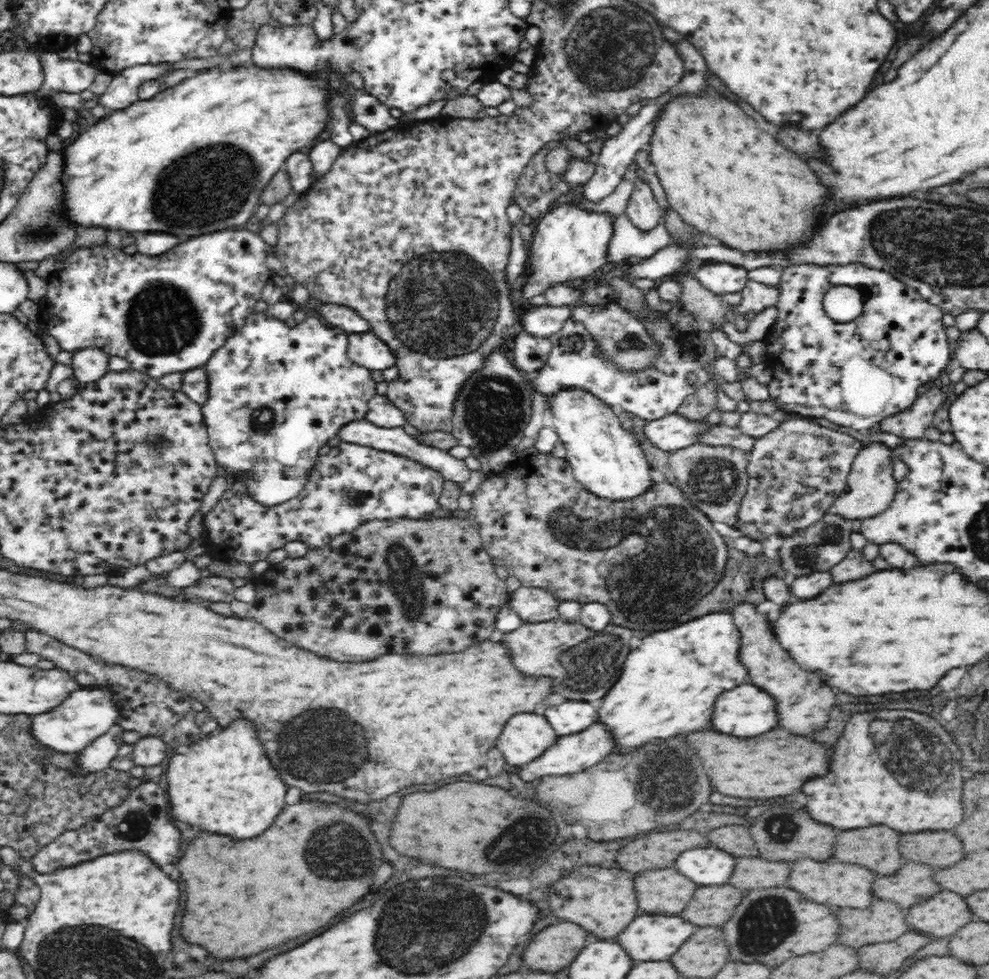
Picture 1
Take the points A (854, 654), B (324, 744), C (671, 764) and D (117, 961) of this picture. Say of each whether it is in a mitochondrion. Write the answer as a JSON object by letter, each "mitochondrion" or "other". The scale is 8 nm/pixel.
{"A":"mitochondrion","B":"mitochondrion","C":"mitochondrion","D":"mitochondrion"}

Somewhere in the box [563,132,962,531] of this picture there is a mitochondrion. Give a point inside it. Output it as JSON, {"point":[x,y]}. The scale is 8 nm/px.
{"point":[713,482]}

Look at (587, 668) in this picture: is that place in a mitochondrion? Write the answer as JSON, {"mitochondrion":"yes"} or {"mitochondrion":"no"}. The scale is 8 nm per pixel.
{"mitochondrion":"yes"}

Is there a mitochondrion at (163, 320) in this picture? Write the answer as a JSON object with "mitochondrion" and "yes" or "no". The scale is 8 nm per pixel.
{"mitochondrion":"yes"}

